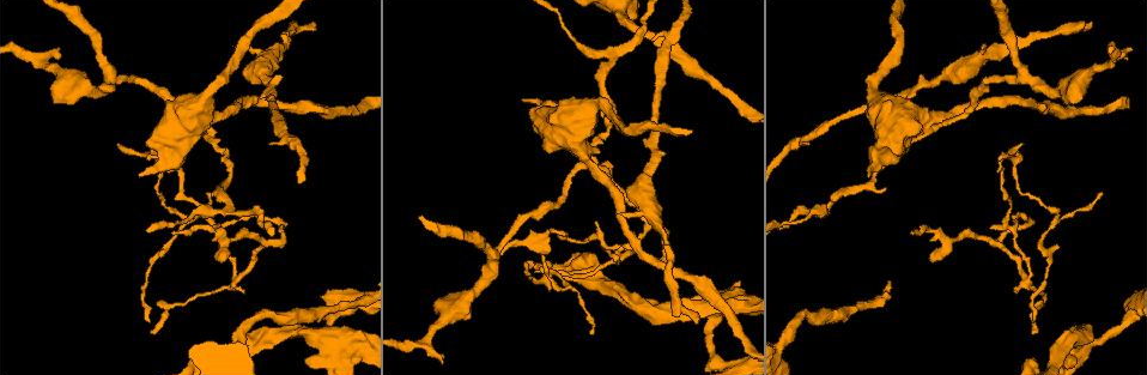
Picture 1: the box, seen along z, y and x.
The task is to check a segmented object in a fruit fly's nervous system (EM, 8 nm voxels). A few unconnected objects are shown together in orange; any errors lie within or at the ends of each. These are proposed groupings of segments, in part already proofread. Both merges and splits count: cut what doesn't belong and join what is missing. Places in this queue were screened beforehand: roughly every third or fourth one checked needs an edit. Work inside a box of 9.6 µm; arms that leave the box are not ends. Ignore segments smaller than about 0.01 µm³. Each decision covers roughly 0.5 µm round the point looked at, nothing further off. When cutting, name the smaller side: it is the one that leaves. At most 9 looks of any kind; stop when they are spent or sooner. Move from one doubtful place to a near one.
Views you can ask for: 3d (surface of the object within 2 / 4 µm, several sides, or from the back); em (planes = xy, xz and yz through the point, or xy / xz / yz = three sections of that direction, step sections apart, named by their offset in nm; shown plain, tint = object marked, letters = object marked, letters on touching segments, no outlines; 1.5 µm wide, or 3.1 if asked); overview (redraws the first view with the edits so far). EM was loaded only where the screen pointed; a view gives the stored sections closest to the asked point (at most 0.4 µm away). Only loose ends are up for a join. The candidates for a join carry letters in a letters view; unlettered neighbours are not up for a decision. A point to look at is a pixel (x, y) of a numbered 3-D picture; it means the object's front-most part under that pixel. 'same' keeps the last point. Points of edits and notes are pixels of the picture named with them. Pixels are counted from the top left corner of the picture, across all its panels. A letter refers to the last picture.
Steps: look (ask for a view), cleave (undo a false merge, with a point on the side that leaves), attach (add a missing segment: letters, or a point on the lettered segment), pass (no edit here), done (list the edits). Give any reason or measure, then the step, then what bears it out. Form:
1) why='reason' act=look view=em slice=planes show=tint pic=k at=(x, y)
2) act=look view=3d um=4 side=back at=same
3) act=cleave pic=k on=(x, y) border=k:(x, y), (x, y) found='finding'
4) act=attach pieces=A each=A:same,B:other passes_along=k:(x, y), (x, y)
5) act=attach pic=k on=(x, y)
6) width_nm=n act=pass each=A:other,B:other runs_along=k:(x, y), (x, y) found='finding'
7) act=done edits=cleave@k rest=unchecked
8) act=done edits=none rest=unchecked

why='abrupt turn' act=look view=3d um=2 pic=1 at=(989, 242)

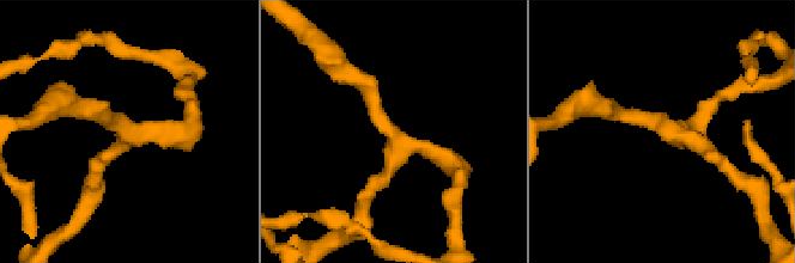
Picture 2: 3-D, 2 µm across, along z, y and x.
arms=3 why='shape alone is not enough' act=look view=em slice=planes show=plain pic=2 at=(394, 140)

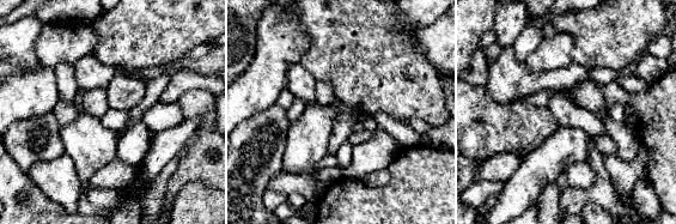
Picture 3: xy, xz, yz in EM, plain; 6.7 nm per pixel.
act=look view=em slice=planes show=letters at=same

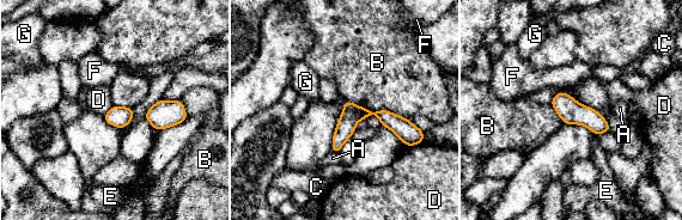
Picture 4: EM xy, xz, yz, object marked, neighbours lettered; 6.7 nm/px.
longest_contact=B:440nm act=pass each=A:other,B:other,C:other,D:other,E:other,F:other,G:other border=4:(113, 104), (103, 114) found='all the same neuron'

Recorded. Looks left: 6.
why='calibre changes' act=look view=em slice=yz step=8 show=tint pic=1 at=(586, 159)

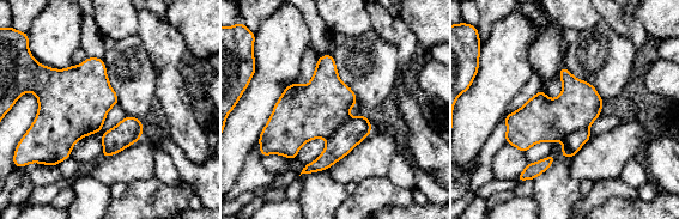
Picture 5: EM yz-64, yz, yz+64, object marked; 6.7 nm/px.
why='cut it another way' act=look view=em slice=planes show=tint at=same

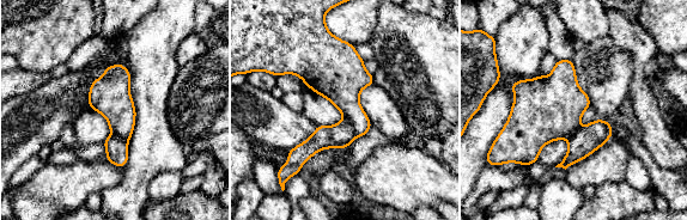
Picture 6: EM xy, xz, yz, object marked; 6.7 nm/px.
act=look view=em slice=planes show=letters at=same

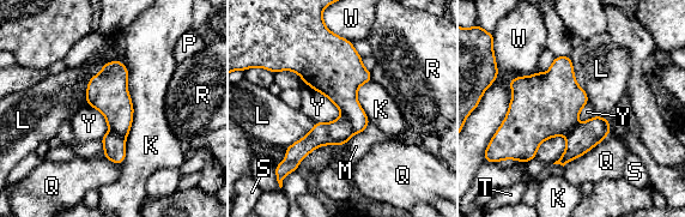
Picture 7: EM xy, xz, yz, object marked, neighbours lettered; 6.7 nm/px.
longest_contact=K:650nm act=cleave pic=7 on=(338, 132) each=K:other,L:other,M:other,P:other,Q:other,R:other,S:other,T:other,W:other,Y:other found='a second neuron is stuck on'

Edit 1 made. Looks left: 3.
why='see it whole again' act=look view=overview

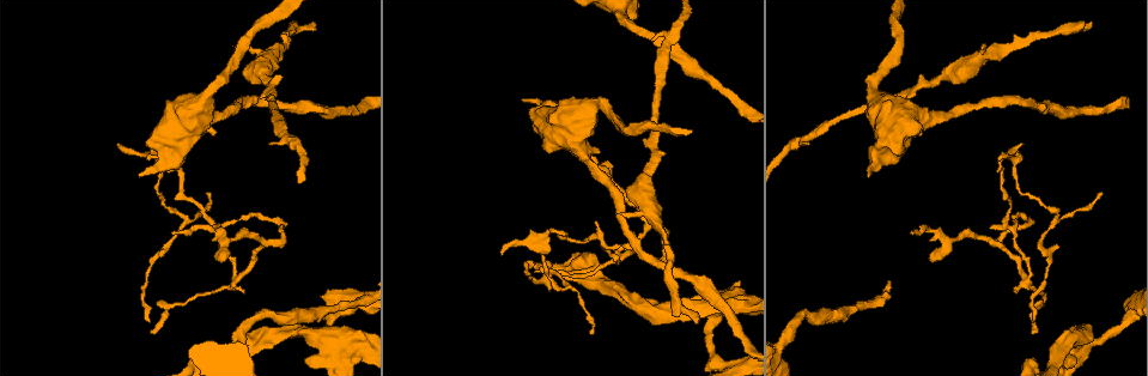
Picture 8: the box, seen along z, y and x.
why='a fork' act=look view=em slice=yz step=4 show=tint pic=8 at=(1010, 156)

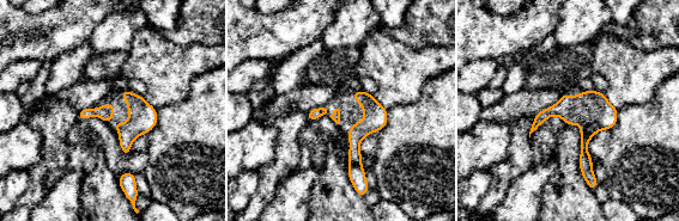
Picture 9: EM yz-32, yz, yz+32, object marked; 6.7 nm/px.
why='cut it another way' act=look view=em slice=planes show=letters at=same

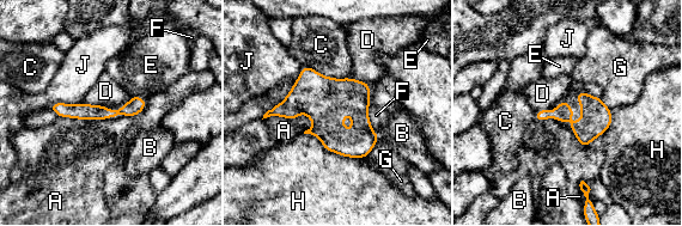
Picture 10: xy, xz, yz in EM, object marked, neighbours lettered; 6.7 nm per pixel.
act=pass each=A:other,B:other,C:other,D:other,E:other,F:other,G:other,H:other,J:other runs_along=10:(141, 103), (117, 112), (54, 107) found='one neuron here'

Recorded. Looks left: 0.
act=done edits=cleave@7 rest=unchecked

